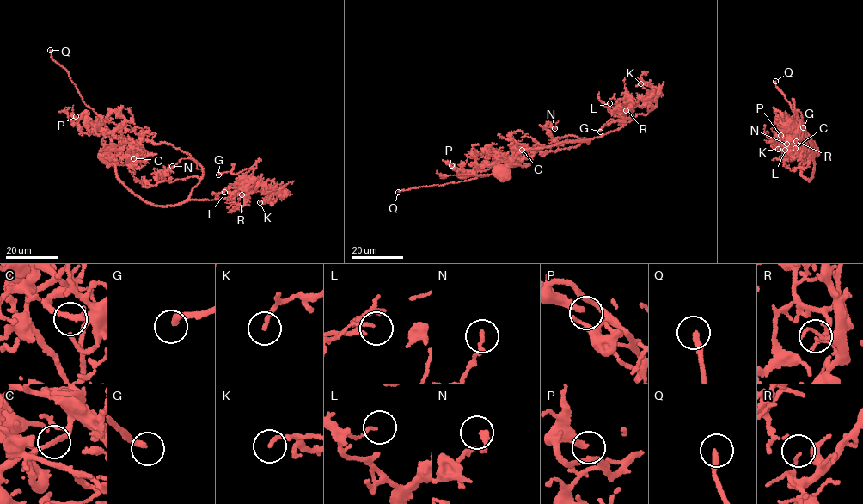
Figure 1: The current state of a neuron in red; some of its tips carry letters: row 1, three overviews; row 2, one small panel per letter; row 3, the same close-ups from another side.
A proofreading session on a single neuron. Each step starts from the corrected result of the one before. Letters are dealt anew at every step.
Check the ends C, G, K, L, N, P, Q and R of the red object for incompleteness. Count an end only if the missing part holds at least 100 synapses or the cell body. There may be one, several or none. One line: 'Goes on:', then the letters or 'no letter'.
Goes on: G, P, Q

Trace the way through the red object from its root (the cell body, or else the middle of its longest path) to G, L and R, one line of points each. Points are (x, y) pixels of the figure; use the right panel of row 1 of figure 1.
G: (811, 153), (806, 153), (801, 173), (809, 181), (814, 172), (814, 155), (797, 111), (795, 123), (803, 127)
L: (811, 153), (806, 153), (801, 173), (809, 181), (814, 155), (802, 121), (801, 130), (785, 150)
R: (811, 153), (806, 153), (801, 173), (809, 181), (814, 155), (804, 129), (805, 148), (798, 156), (796, 141)

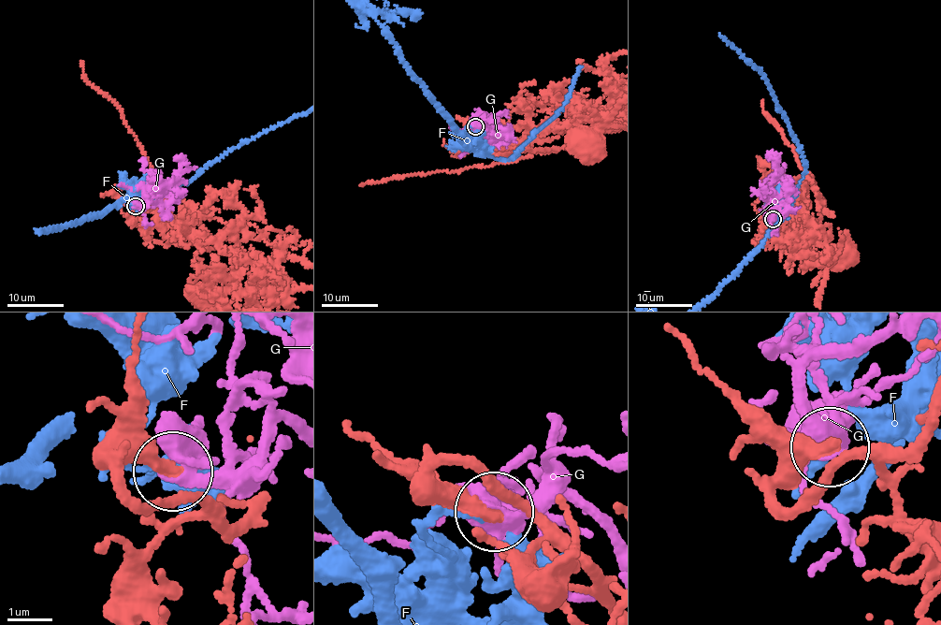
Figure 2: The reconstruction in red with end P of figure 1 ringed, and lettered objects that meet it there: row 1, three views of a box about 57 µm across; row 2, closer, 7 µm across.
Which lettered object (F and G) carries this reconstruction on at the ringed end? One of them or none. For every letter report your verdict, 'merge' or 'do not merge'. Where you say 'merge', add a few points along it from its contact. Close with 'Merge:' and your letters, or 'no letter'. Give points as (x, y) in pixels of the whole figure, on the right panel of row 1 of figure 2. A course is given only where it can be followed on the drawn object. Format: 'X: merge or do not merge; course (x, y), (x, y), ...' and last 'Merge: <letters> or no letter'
F: do not merge
G: merge; course (772, 218), (771, 202), (773, 194), (774, 196), (771, 185), (776, 174), (773, 166), (775, 153)
Merge: G

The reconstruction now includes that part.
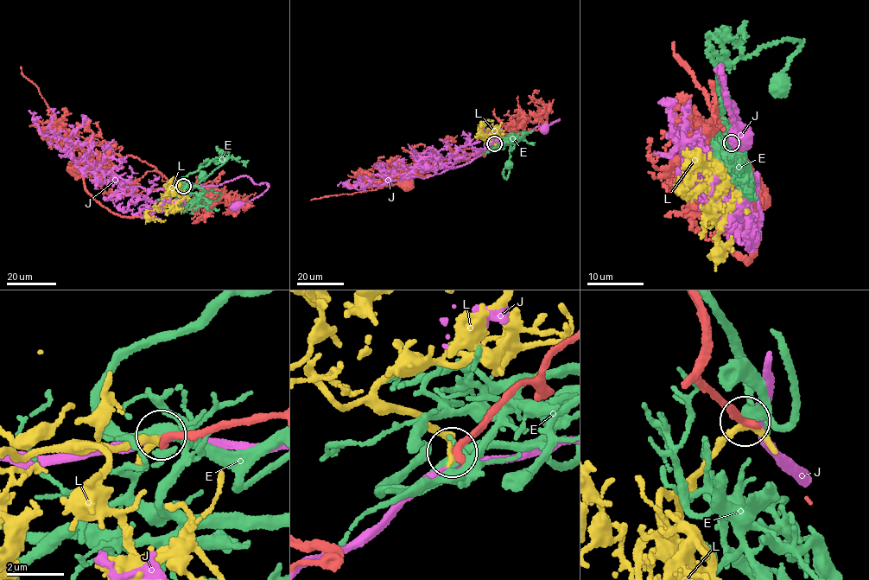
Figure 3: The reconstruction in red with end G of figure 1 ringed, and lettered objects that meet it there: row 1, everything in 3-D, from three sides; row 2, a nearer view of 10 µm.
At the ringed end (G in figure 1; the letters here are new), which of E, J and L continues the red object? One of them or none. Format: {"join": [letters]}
{"join": ["L"]}

